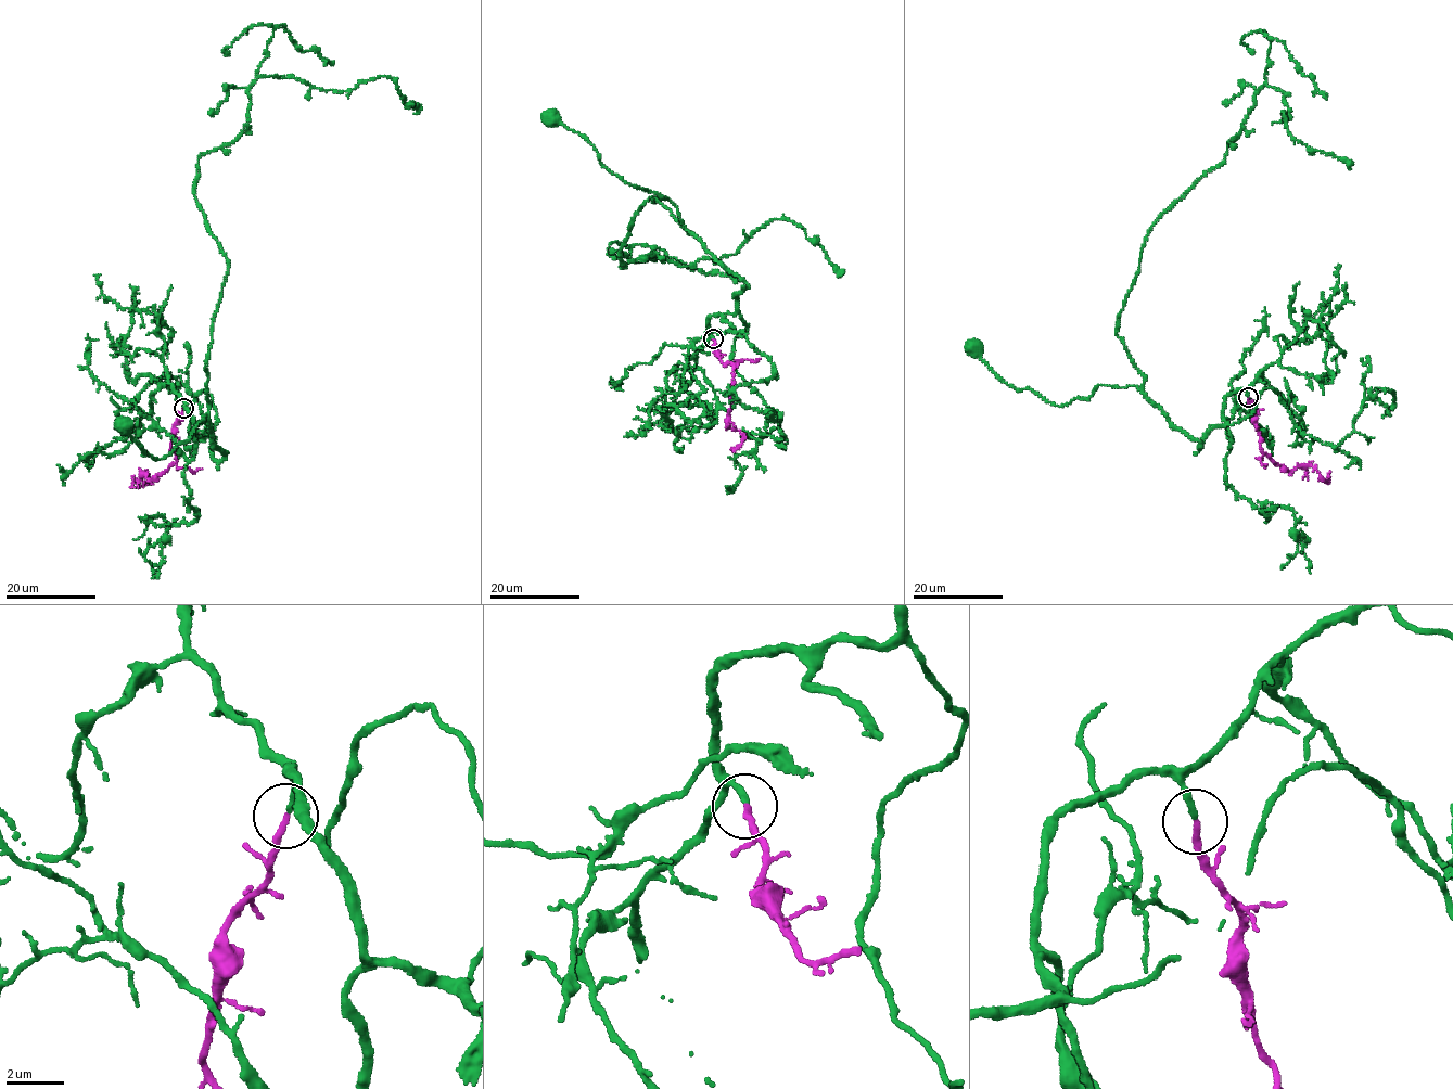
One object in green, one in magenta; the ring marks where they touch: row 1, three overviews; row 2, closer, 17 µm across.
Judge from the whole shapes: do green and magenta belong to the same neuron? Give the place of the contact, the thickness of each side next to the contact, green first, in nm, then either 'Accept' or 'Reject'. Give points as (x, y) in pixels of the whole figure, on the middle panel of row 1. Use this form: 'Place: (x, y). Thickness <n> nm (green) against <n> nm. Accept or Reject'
Place: (713, 338). Thickness 220 nm (green) against 200 nm. Accept

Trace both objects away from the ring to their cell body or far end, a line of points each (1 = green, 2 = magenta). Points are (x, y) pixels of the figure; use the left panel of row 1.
1: (185, 407), (215, 438), (218, 461), (226, 453), (204, 415), (188, 440), (155, 459), (123, 424)
2: (183, 408), (174, 424), (175, 462), (150, 479), (141, 473), (149, 474), (148, 482), (131, 485), (142, 477)

